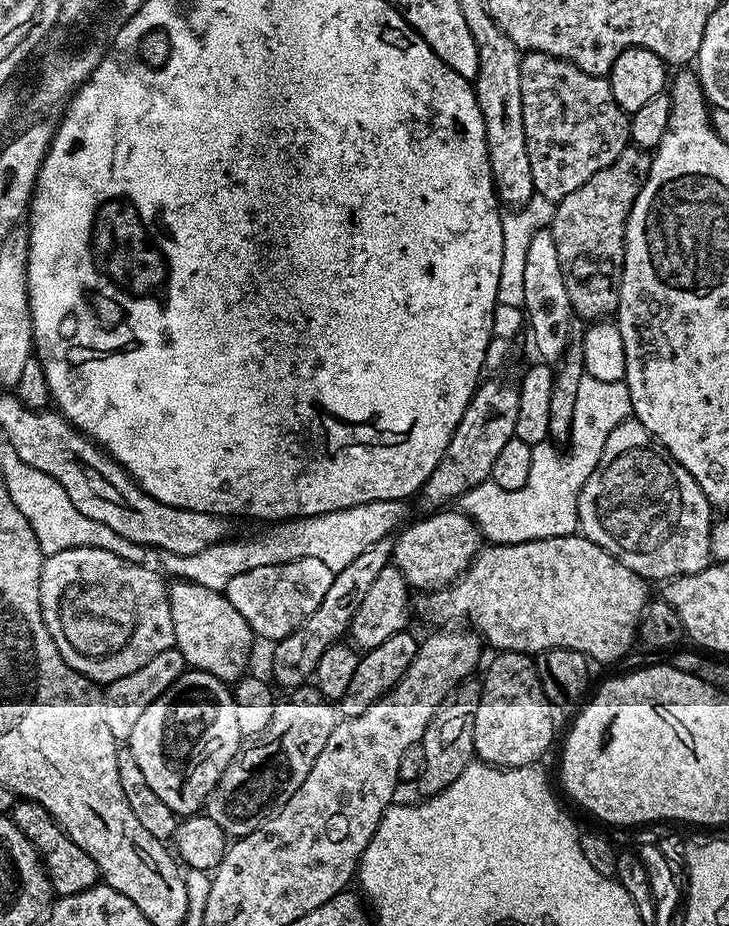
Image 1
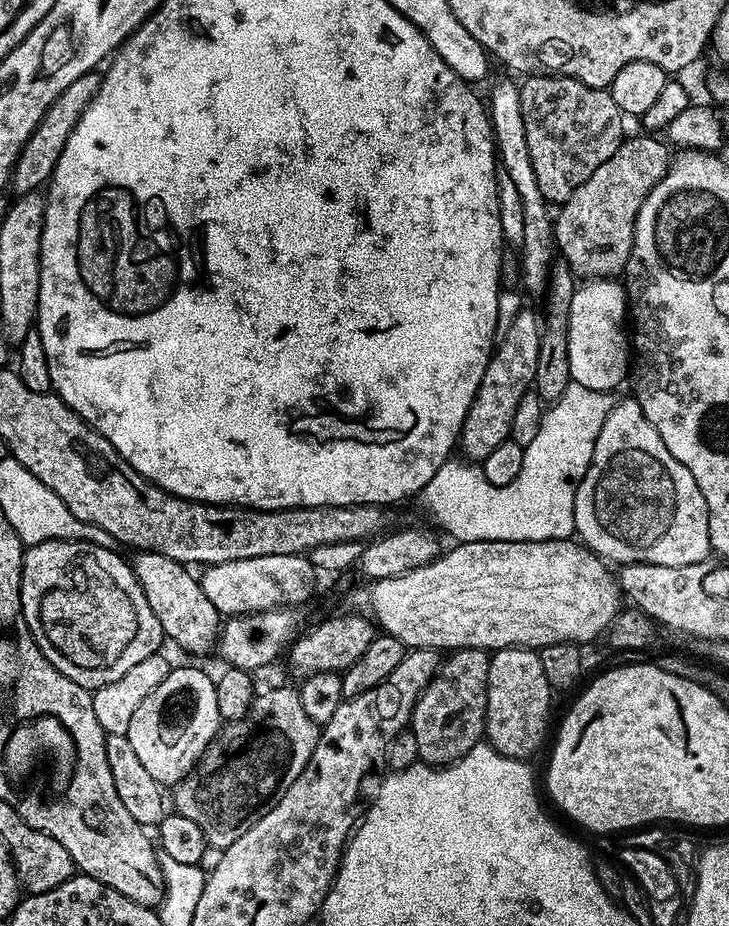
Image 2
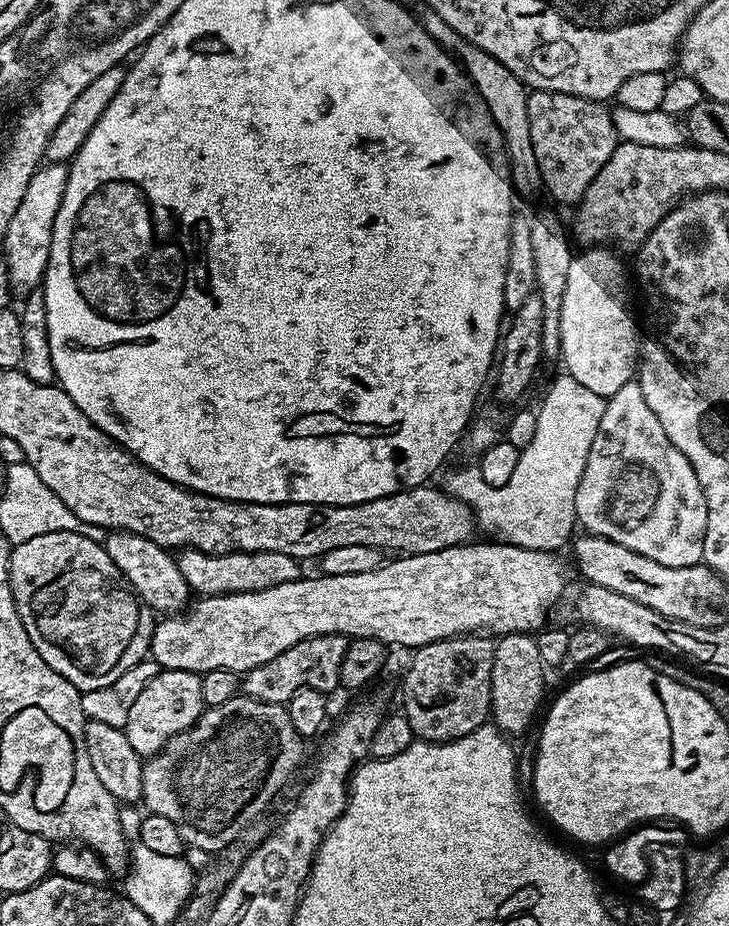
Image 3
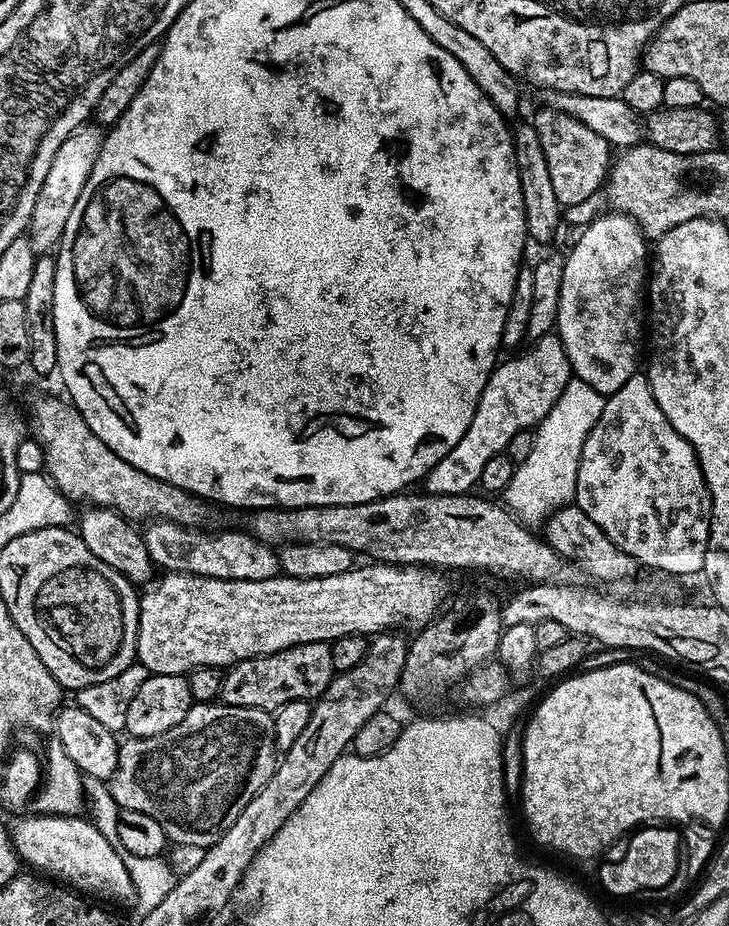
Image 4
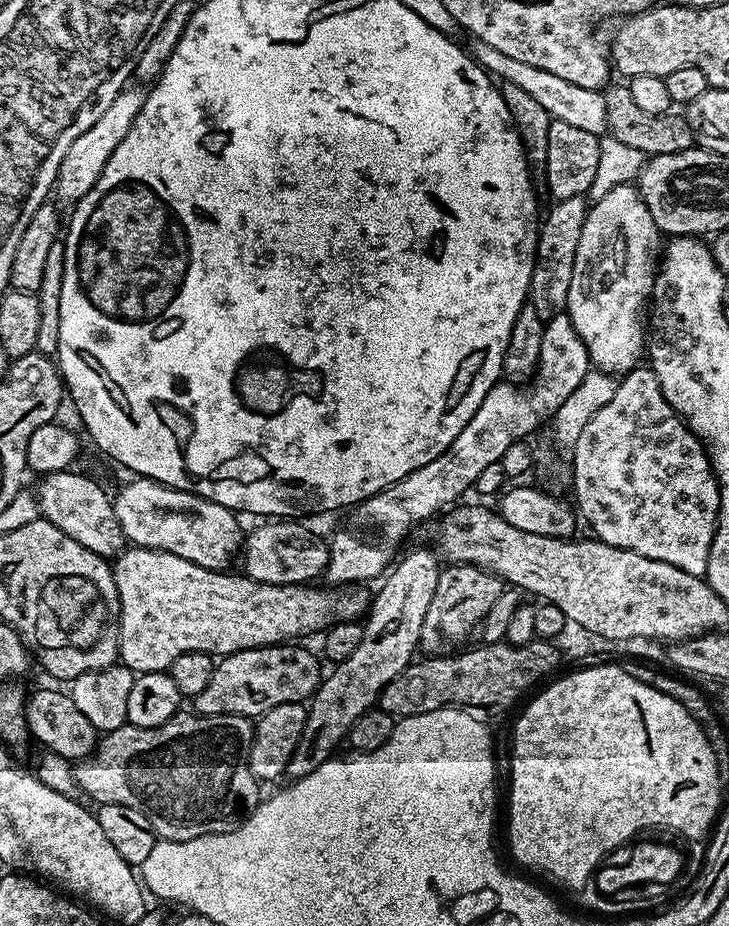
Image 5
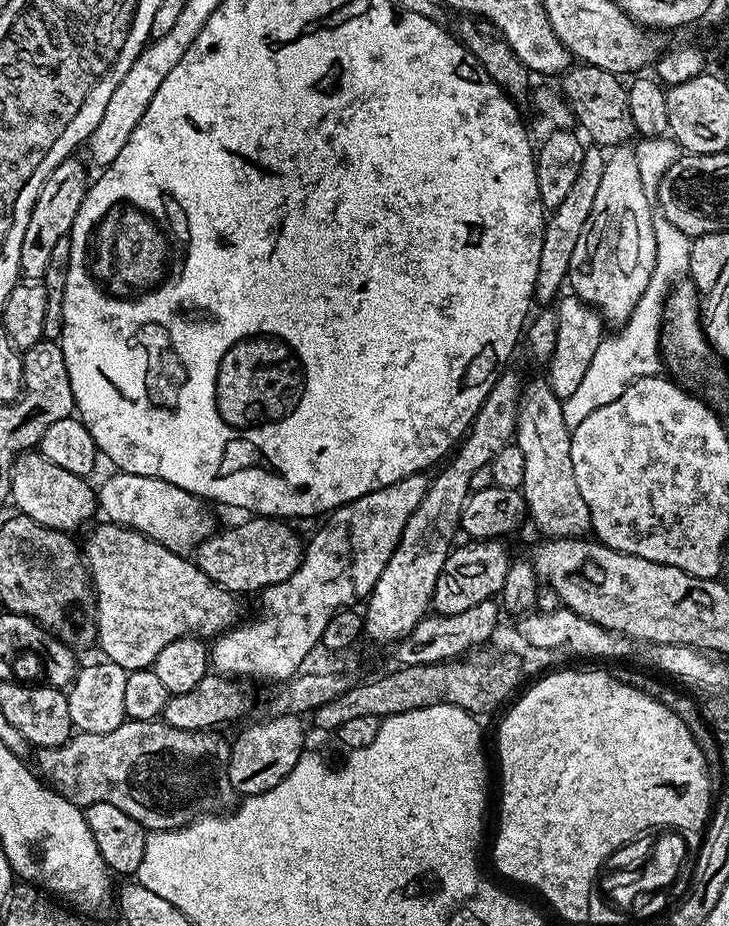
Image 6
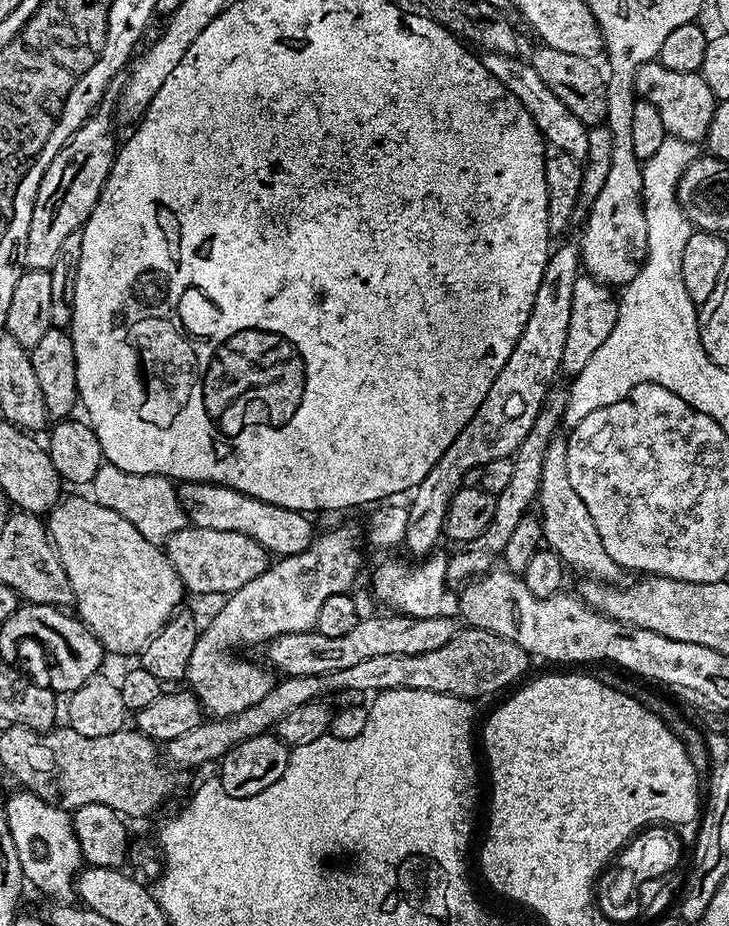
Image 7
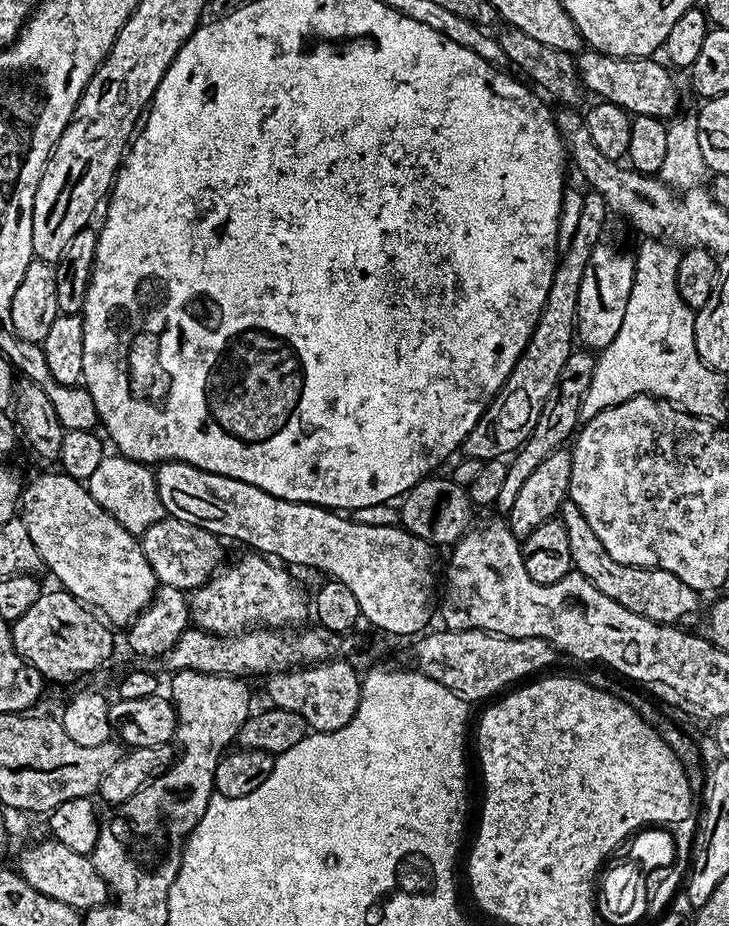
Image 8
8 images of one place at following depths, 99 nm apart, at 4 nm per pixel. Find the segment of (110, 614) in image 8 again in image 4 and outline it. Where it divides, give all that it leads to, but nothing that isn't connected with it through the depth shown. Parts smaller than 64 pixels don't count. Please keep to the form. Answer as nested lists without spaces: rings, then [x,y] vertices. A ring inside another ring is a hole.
[[[367,562],[331,578],[294,578],[277,574],[265,580],[223,580],[170,572],[153,579],[139,593],[140,613],[136,660],[154,676],[184,676],[202,666],[227,670],[246,658],[274,654],[295,644],[331,642],[346,634],[373,634],[409,624],[419,630],[441,611],[439,571],[428,566],[401,566],[396,562]]]

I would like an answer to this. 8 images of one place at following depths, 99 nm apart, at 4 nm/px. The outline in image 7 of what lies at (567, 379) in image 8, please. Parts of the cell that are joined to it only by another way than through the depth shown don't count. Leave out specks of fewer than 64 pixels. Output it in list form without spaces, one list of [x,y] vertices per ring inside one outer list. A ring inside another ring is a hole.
[[[564,382],[553,384],[546,394],[544,405],[538,410],[538,418],[534,418],[534,426],[530,426],[530,434],[526,434],[522,446],[518,446],[515,456],[512,457],[514,475],[509,485],[506,486],[506,490],[502,490],[502,494],[495,496],[496,506],[490,526],[486,526],[486,530],[482,530],[482,534],[478,534],[478,538],[463,541],[457,547],[460,549],[448,556],[446,578],[449,585],[463,586],[497,567],[498,561],[506,550],[506,544],[510,542],[510,534],[514,534],[518,522],[524,516],[529,515],[531,508],[528,507],[531,504],[533,507],[537,503],[542,482],[542,458],[546,458],[546,446],[550,446],[552,439],[561,431],[567,401],[568,384]]]

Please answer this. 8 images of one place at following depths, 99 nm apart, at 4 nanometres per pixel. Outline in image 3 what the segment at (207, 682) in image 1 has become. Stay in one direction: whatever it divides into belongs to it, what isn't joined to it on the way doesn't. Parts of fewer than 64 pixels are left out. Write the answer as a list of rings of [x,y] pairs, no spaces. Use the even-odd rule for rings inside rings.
[[[160,670],[154,678],[150,678],[146,690],[138,694],[134,706],[130,706],[130,718],[126,718],[123,729],[137,754],[141,758],[152,758],[163,752],[173,738],[179,737],[189,728],[196,727],[204,711],[206,705],[202,698],[201,673]]]

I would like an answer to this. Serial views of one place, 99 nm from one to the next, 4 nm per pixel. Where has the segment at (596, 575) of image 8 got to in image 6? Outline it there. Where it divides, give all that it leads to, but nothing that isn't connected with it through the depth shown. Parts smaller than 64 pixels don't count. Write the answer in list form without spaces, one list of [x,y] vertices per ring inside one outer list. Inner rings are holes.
[[[543,375],[533,380],[525,379],[520,389],[520,409],[516,415],[514,442],[526,457],[526,478],[524,479],[524,502],[527,515],[542,531],[545,537],[585,535],[592,527],[590,506],[578,491],[574,479],[574,462],[570,462],[572,429],[562,414],[562,402],[554,394],[551,384]]]

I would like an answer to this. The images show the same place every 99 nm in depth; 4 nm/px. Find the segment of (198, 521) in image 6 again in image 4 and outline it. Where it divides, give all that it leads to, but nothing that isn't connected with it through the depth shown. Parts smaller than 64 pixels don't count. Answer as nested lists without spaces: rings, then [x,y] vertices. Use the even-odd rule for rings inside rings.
[[[153,520],[143,529],[146,550],[153,565],[165,573],[185,572],[191,576],[223,580],[265,580],[280,572],[280,557],[271,544],[263,544],[251,531],[216,532],[207,536],[200,528],[184,528],[169,520]]]

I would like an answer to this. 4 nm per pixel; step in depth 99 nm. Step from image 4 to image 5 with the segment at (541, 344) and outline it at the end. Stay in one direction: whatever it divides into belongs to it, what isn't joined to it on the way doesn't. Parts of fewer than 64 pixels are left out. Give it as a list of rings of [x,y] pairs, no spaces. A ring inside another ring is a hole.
[[[568,315],[555,316],[553,320],[547,321],[542,334],[542,352],[538,354],[538,366],[530,382],[523,386],[511,382],[497,382],[486,394],[486,398],[482,398],[482,406],[474,410],[474,418],[466,422],[462,434],[458,434],[458,438],[454,438],[454,442],[450,442],[448,449],[438,454],[438,458],[434,458],[434,462],[426,462],[426,466],[418,466],[418,470],[406,474],[406,478],[394,482],[386,490],[355,505],[356,532],[336,532],[332,540],[330,539],[326,569],[327,583],[332,586],[360,586],[365,583],[363,580],[372,580],[375,576],[383,577],[389,571],[397,555],[396,547],[403,542],[404,535],[415,524],[430,519],[435,512],[443,513],[449,506],[455,505],[461,499],[459,496],[467,488],[469,491],[475,485],[478,474],[482,474],[486,466],[499,464],[502,454],[506,454],[508,447],[514,446],[514,442],[531,437],[531,432],[542,420],[547,421],[555,416],[558,406],[562,406],[562,402],[566,402],[566,398],[570,398],[570,394],[574,394],[574,390],[582,386],[582,378],[586,378],[589,370],[588,351],[578,330],[574,330],[574,322],[570,322]]]

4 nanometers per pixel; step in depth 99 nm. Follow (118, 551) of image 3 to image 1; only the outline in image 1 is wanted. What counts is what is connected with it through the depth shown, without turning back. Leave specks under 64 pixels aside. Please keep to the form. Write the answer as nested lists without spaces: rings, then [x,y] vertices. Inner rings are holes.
[[[176,580],[168,589],[168,601],[176,635],[174,646],[189,669],[205,672],[225,682],[236,682],[249,671],[254,633],[224,592],[215,592],[189,580]]]

